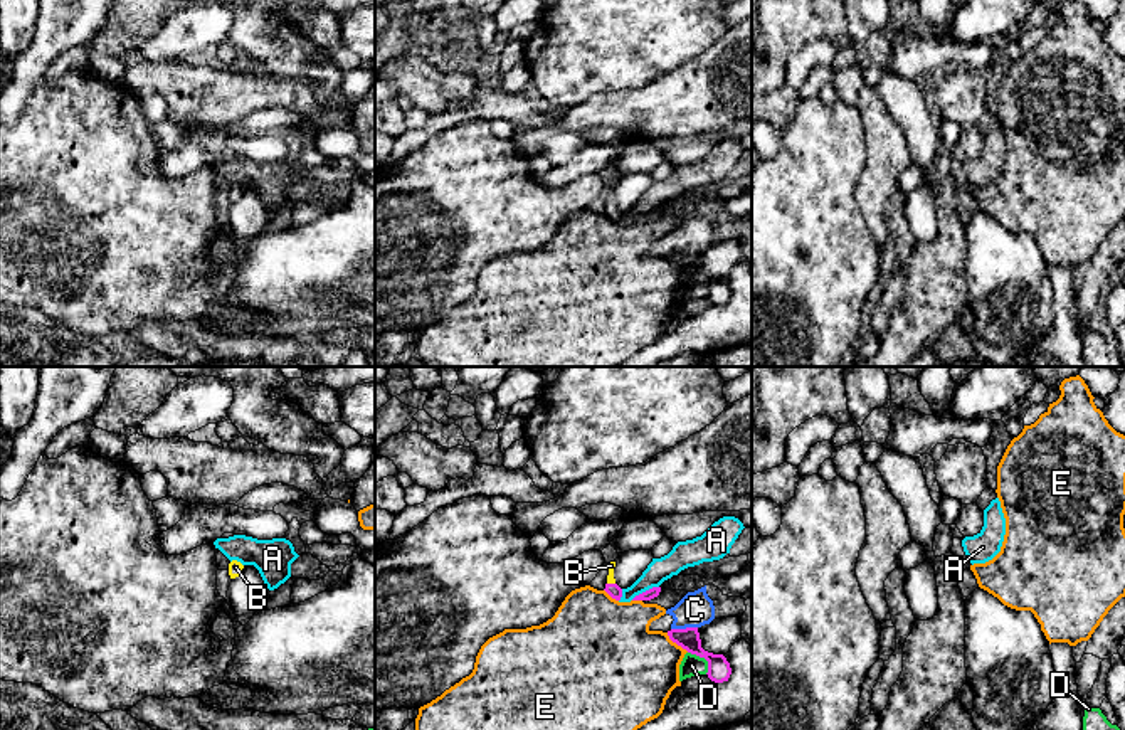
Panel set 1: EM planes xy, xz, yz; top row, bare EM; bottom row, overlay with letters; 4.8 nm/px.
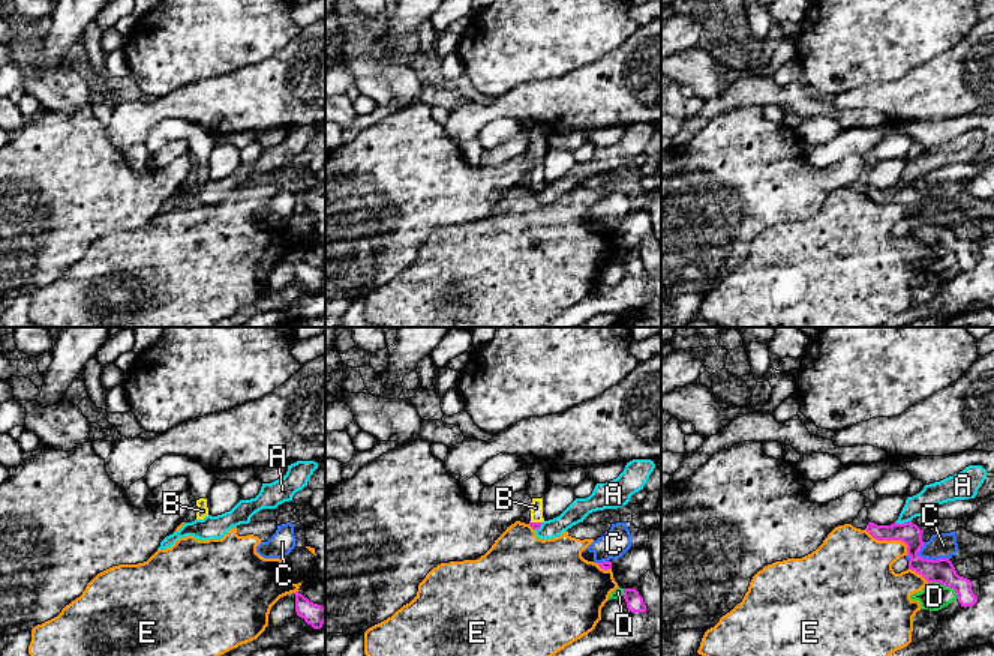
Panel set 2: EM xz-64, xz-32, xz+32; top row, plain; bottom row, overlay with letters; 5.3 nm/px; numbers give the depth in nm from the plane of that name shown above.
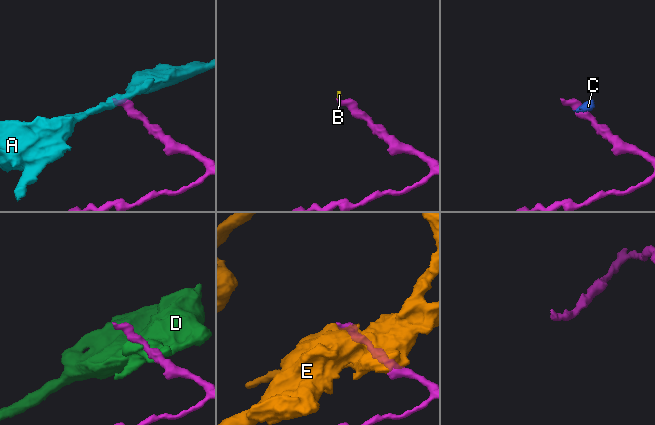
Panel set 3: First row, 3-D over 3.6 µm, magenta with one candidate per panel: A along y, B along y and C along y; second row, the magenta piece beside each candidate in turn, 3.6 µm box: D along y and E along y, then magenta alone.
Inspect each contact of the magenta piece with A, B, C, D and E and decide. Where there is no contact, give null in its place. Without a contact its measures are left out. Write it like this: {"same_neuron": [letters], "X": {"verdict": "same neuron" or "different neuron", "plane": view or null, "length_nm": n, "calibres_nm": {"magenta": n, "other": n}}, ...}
{"same_neuron": ["B"], "A": {"verdict": "different neuron", "plane": "xz", "length_nm": 150, "calibres_nm": {"magenta": 50, "other": 120}}, "B": {"verdict": "same neuron", "plane": "xz", "length_nm": 40, "calibres_nm": {"magenta": 70, "other": 40}}, "C": {"verdict": "different neuron", "plane": "xz", "length_nm": 130, "calibres_nm": {"magenta": 110, "other": 170}}, "D": {"verdict": "different neuron", "plane": "xz", "length_nm": 140, "calibres_nm": {"magenta": 110, "other": 110}}, "E": {"verdict": "different neuron", "plane": "xz", "length_nm": 140, "calibres_nm": {"magenta": 110, "other": 420}}}

